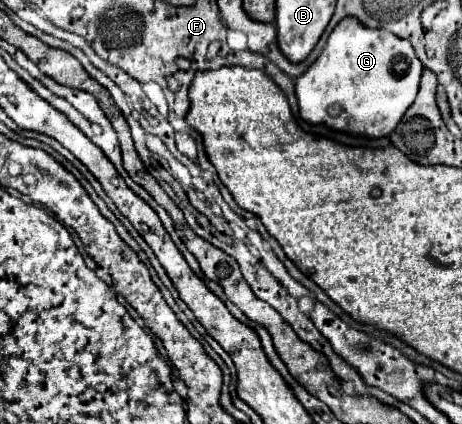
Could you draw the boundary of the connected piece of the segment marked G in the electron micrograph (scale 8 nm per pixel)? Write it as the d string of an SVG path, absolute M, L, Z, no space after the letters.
M343 18L343 22L339 22L339 26L335 26L335 30L329 34L319 58L295 80L299 114L311 124L325 124L333 130L381 138L395 130L405 110L415 100L421 74L423 64L415 56L411 42L391 34L389 30L367 28L357 18Z

